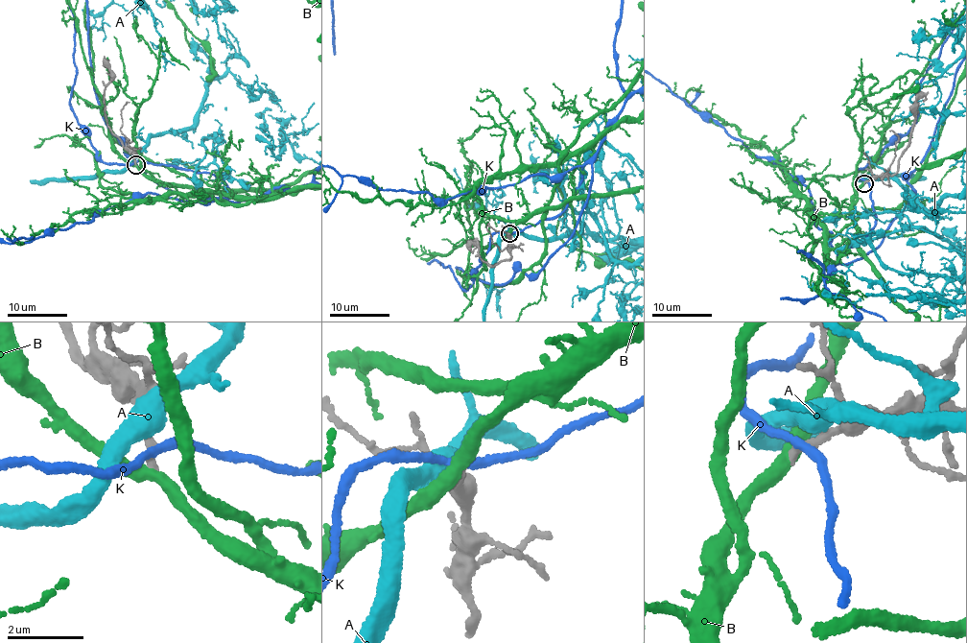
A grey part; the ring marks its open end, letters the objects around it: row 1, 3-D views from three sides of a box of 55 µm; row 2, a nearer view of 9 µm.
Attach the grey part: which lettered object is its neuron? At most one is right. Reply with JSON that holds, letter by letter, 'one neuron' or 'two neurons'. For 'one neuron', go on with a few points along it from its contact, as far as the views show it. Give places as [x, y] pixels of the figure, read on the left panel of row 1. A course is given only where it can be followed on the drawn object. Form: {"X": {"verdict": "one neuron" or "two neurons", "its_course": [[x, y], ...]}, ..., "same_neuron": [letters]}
{"A": {"verdict": "two neurons"}, "B": {"verdict": "two neurons"}, "K": {"verdict": "two neurons"}, "same_neuron": []}

